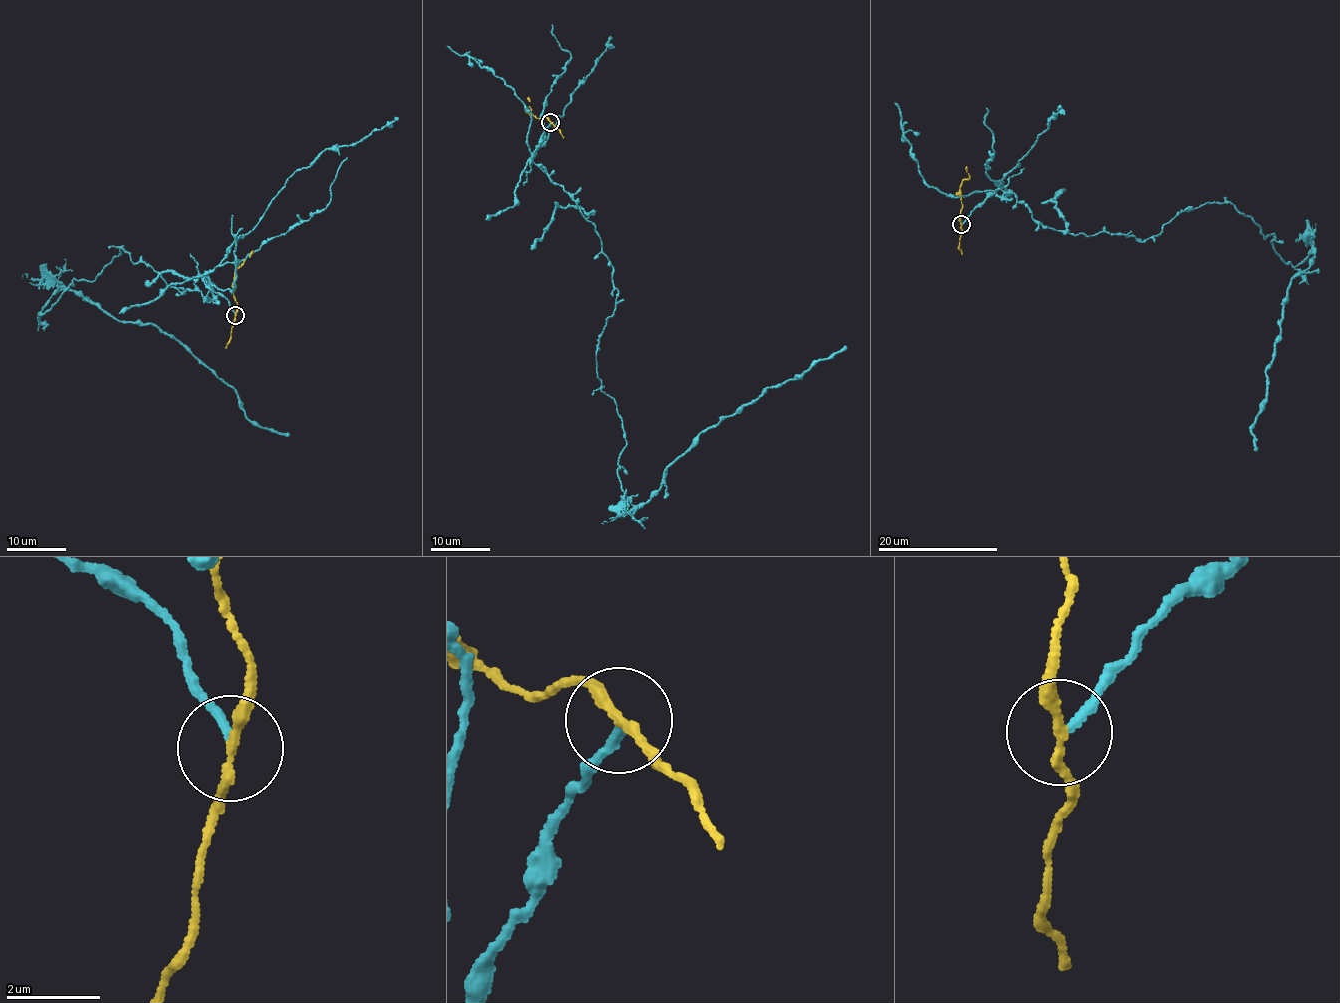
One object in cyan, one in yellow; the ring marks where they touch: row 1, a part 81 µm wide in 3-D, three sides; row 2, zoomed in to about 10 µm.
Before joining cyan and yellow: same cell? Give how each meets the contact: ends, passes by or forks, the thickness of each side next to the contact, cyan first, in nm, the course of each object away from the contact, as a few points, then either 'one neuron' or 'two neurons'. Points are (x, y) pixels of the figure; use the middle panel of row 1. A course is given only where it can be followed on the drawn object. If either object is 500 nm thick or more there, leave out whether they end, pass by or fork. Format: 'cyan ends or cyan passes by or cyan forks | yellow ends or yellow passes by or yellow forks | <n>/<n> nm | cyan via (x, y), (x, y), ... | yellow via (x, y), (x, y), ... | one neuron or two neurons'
cyan ends | yellow passes by | 170/180 nm | cyan via (550, 123), (532, 161), (594, 225), (618, 292), (595, 372), (623, 423), (625, 510), (701, 433), (847, 347) | yellow via (550, 121), (526, 111), (530, 111), (529, 97) | two neurons

